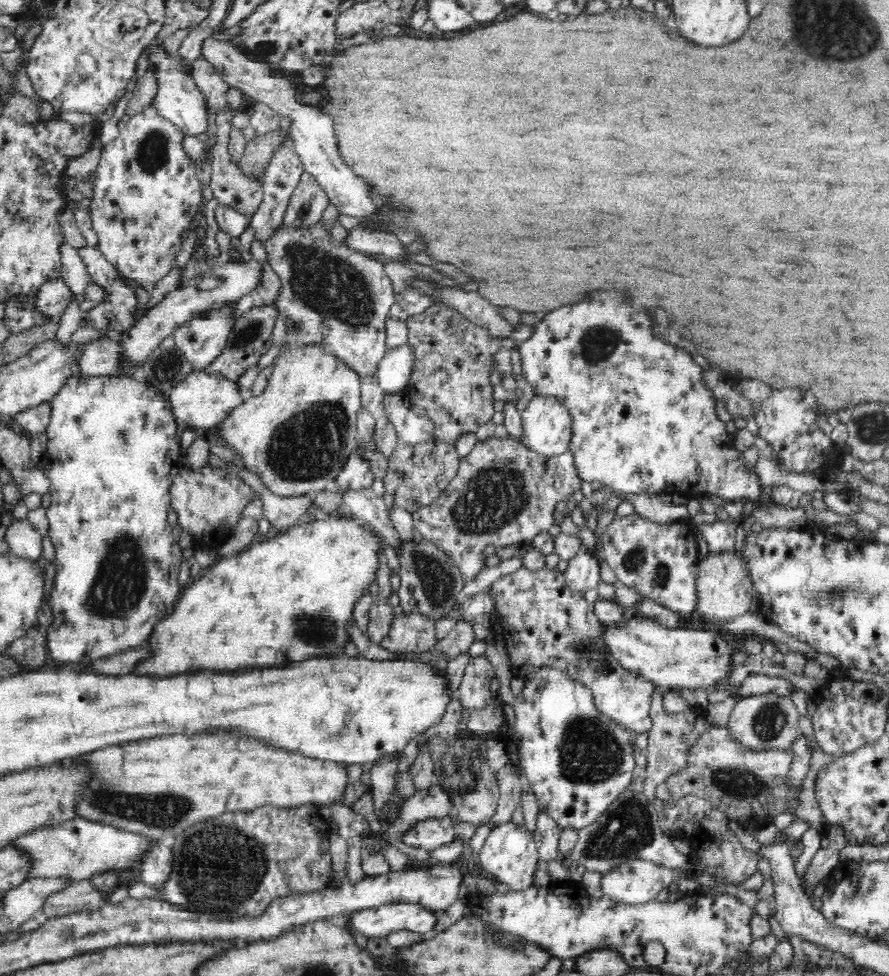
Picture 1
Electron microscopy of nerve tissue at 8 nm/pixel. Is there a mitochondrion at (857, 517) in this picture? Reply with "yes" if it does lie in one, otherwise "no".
no

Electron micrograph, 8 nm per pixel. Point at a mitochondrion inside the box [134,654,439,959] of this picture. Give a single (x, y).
(220, 866)

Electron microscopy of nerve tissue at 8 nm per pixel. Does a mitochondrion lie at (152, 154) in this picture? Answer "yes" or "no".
yes

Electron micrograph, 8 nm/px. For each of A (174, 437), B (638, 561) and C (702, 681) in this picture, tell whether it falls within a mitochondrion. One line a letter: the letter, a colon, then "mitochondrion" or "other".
A: other
B: mitochondrion
C: other

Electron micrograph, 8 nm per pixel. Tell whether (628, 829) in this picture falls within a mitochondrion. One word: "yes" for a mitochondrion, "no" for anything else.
yes

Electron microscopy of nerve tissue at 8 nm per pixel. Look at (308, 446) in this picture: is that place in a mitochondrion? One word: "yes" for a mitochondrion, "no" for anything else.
yes

